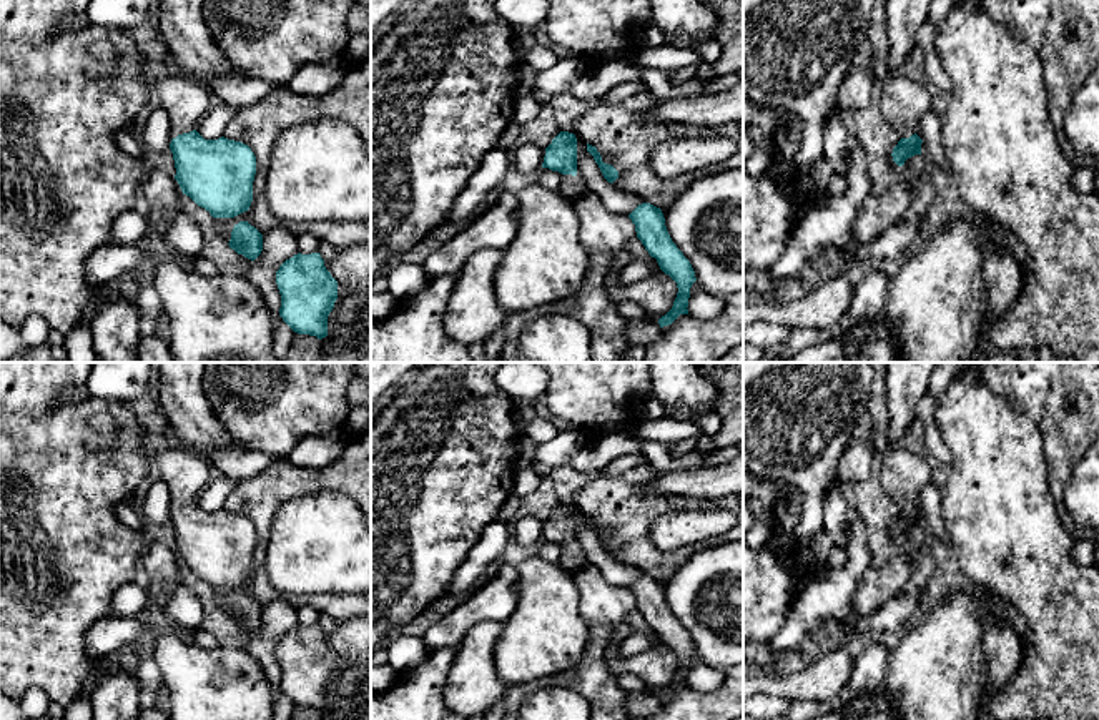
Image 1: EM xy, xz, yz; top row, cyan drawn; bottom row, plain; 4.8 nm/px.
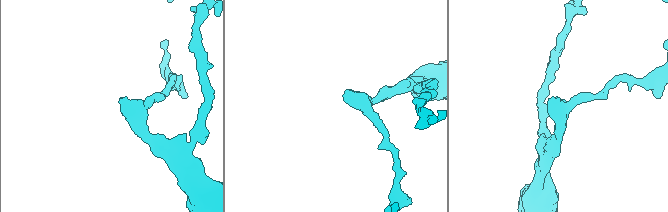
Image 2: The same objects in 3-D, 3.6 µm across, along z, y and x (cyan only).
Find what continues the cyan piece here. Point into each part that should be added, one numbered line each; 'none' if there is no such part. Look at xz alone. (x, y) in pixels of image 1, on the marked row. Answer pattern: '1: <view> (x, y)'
none

